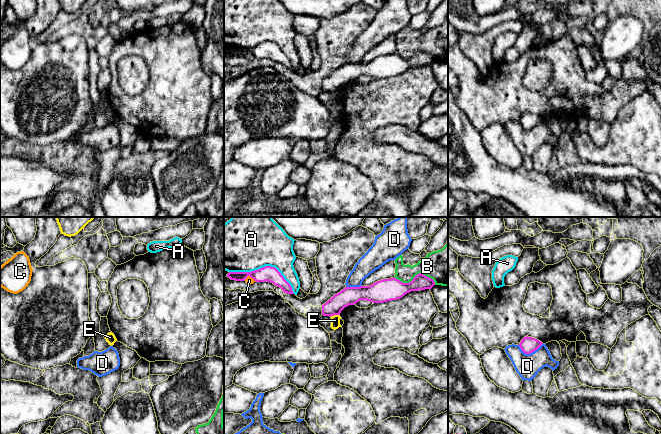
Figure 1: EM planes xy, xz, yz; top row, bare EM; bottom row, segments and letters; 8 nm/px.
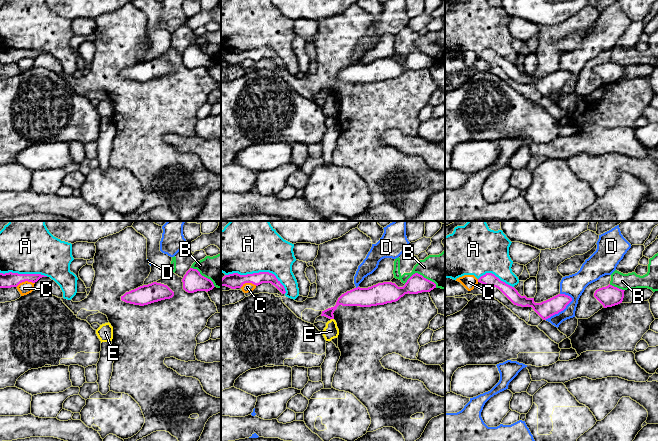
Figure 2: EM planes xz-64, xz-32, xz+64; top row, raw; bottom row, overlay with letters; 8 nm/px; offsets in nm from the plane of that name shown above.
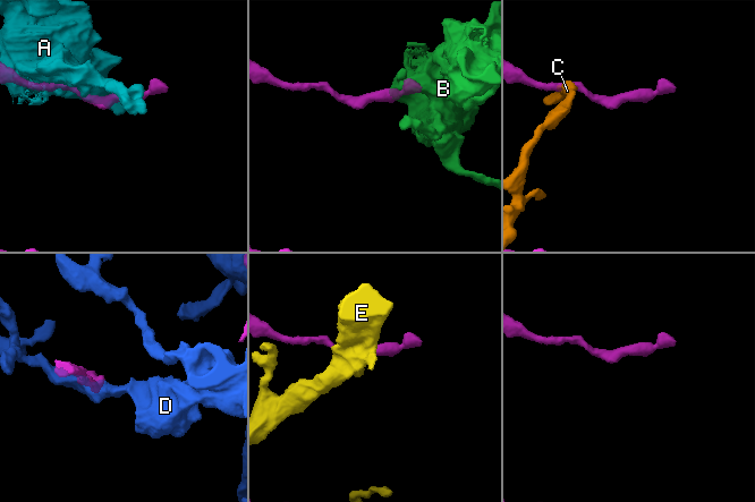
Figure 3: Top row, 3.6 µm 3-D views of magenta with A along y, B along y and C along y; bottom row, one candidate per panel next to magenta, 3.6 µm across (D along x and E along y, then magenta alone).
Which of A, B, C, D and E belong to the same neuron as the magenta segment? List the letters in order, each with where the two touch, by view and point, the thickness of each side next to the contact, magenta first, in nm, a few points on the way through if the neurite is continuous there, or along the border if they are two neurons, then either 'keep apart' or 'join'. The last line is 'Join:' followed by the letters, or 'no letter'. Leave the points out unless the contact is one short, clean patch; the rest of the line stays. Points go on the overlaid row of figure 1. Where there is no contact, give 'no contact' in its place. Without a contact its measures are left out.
A: contact xz (265, 266); calibres 130 and 480 nm; keep apart
B: contact xz (416, 275); calibres 180 and 300 nm; keep apart
C: contact xz (249, 275); calibres 130 and 60 nm; border xz (244, 279), (249, 276), (254, 281); keep apart
D: contact yz (529, 353); calibres 130 and 190 nm; keep apart
E: contact xz (334, 314); calibres 140 and 80 nm; border xz (339, 314), (330, 316); keep apart
Join: no letter

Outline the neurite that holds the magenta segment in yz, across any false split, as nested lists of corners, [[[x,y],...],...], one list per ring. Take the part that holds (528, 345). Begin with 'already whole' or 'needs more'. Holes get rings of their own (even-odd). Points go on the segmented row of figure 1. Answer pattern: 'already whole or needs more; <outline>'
already whole; [[[526,336],[521,340],[519,346],[525,354],[530,354],[537,350],[542,344],[543,343],[541,341]]]

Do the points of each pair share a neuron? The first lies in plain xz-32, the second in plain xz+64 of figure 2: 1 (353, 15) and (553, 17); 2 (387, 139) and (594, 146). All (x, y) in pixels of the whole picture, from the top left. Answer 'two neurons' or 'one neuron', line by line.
1: two neurons
2: one neuron

